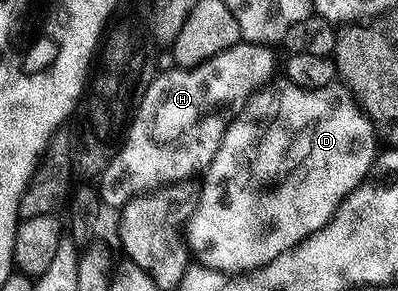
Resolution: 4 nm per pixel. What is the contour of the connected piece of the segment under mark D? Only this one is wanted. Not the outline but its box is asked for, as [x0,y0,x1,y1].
[185,88,380,275]

